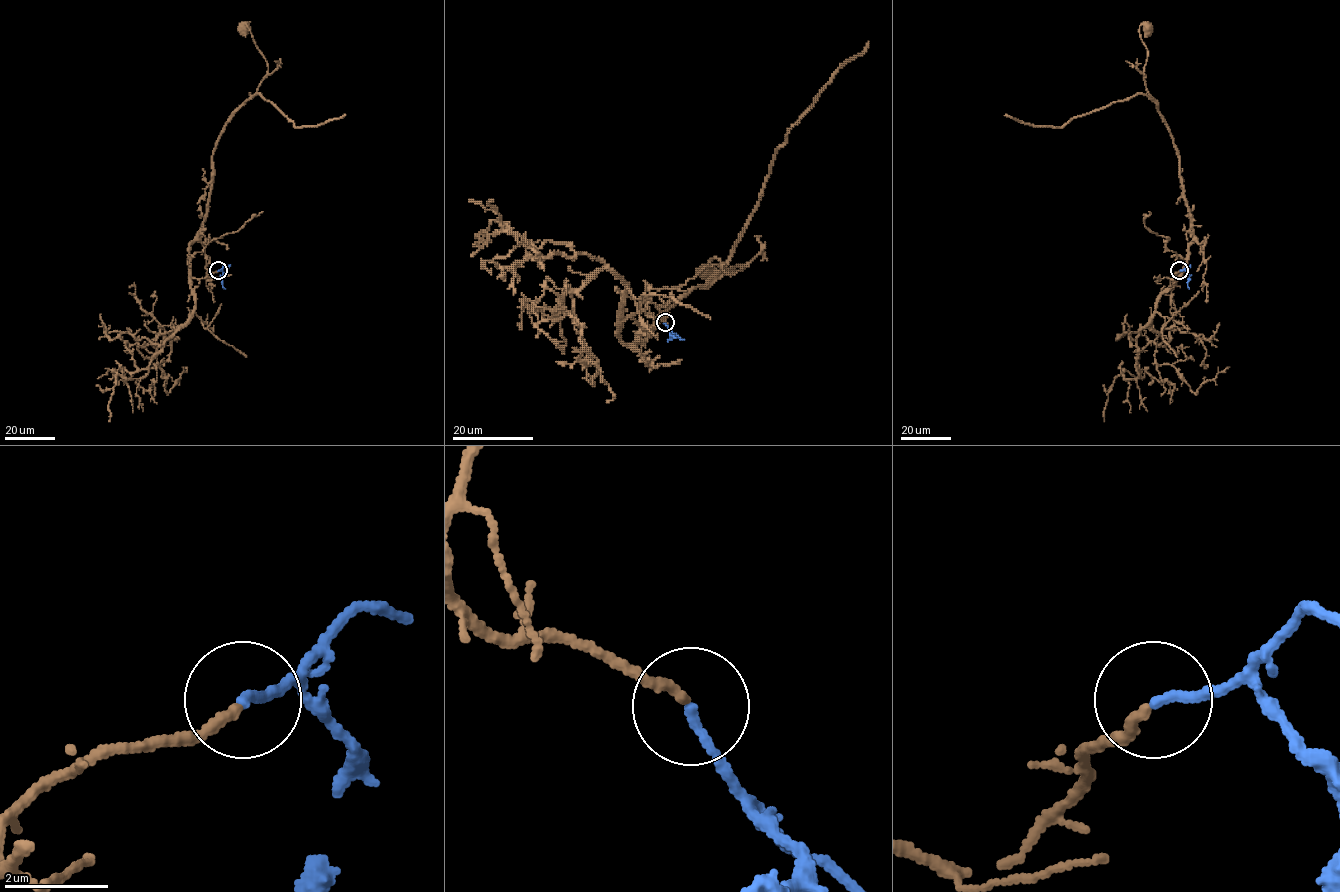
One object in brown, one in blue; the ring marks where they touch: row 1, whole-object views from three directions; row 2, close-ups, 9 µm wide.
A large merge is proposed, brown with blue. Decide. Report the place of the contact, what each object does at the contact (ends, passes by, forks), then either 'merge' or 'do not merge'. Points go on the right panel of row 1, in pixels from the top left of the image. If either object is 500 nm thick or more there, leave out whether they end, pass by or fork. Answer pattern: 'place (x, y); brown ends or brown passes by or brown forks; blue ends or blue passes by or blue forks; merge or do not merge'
place (1179, 270); brown ends; blue ends; merge

